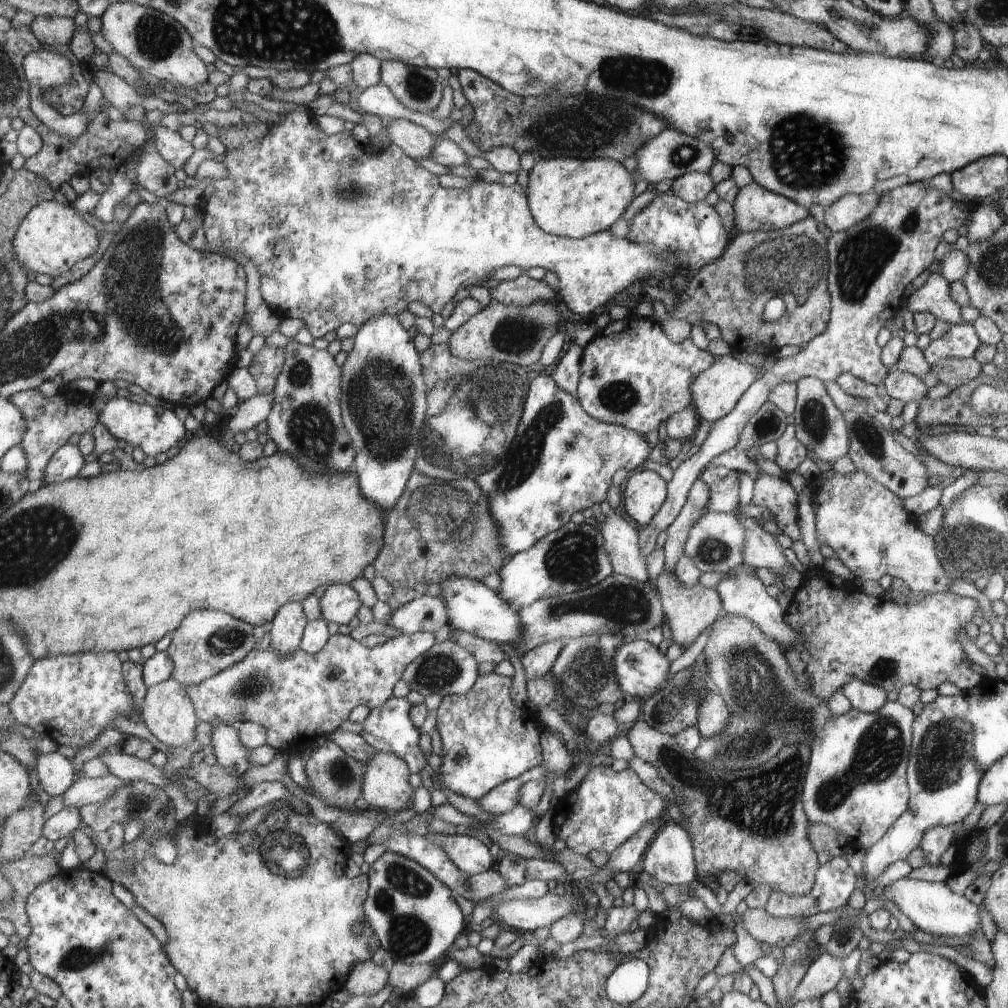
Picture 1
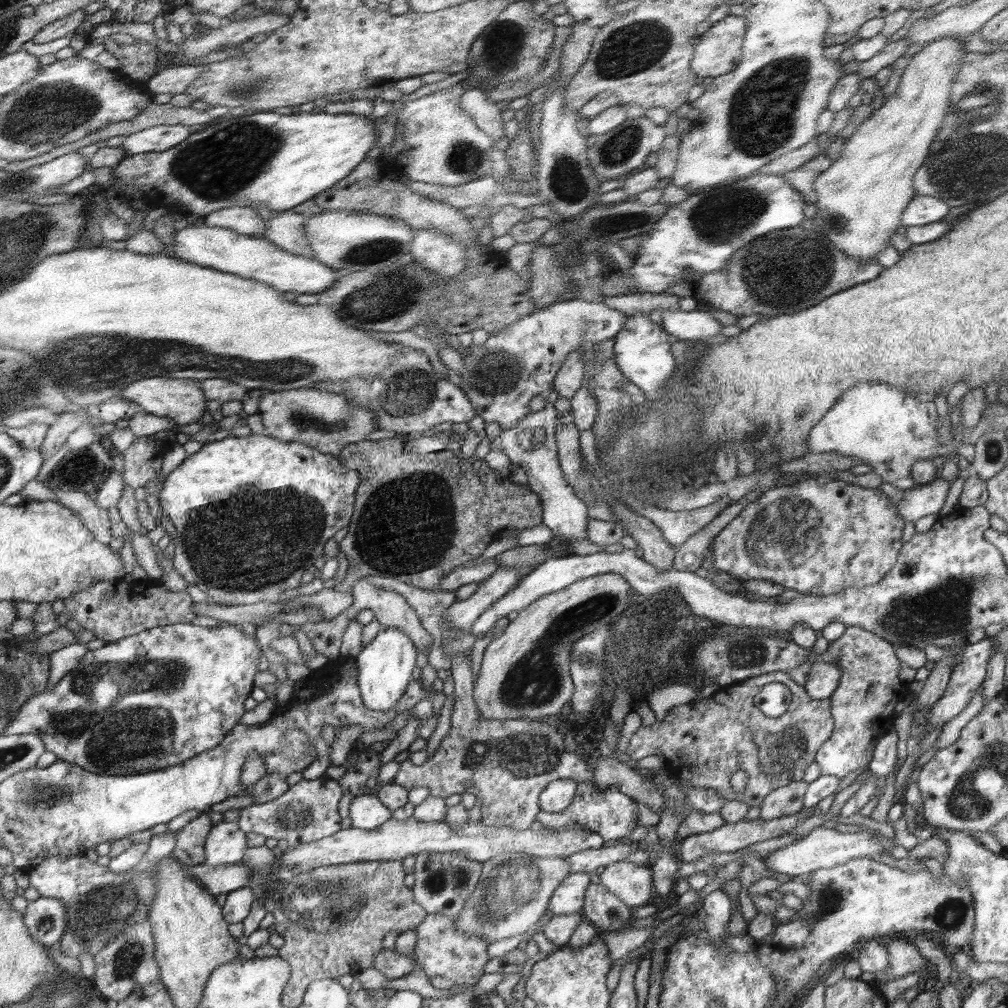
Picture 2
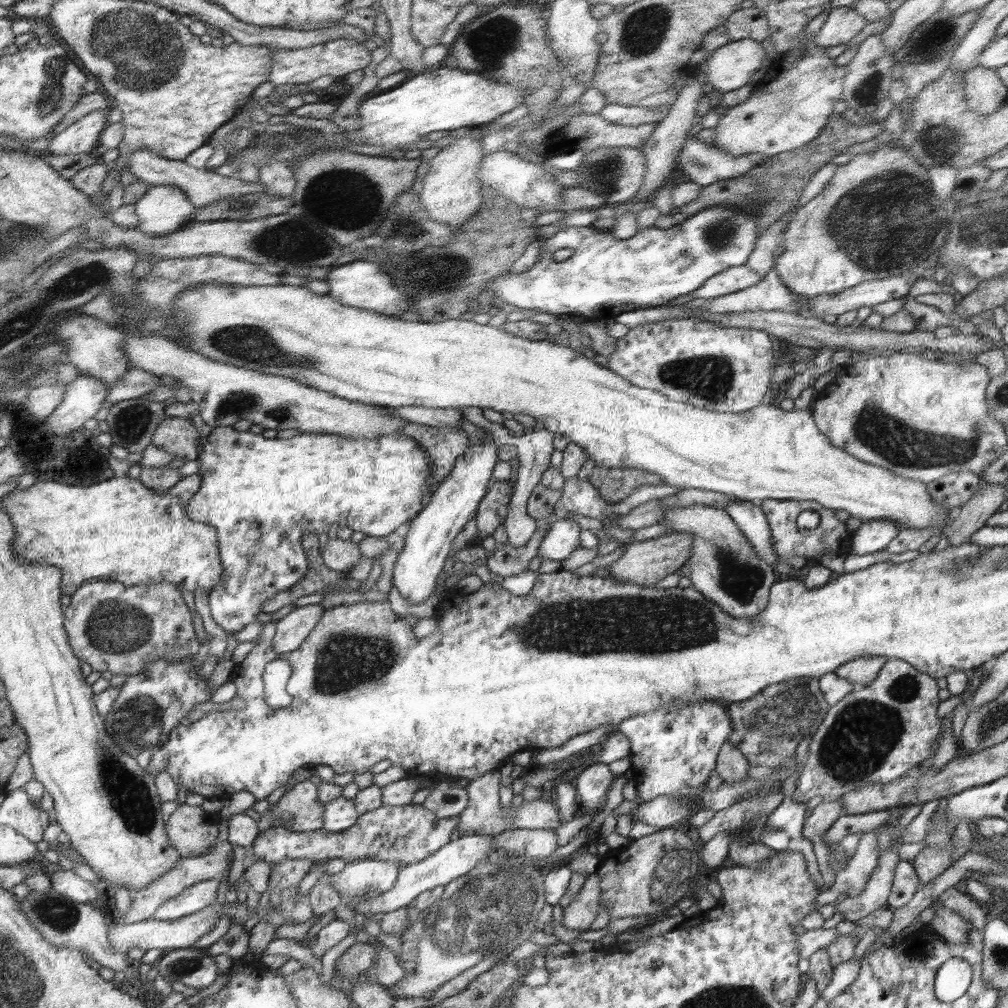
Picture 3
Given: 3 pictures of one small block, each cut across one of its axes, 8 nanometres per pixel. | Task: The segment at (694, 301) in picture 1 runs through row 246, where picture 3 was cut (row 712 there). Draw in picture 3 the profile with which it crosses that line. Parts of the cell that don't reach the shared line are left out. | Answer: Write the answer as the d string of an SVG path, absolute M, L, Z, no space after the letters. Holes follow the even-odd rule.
M802 676L798 679L790 678L785 683L779 683L758 692L757 696L738 703L728 703L730 720L733 721L734 733L729 743L740 750L746 757L749 765L775 768L794 757L798 745L804 738L812 737L821 727L829 712L829 705L819 688L819 679L811 676Z

